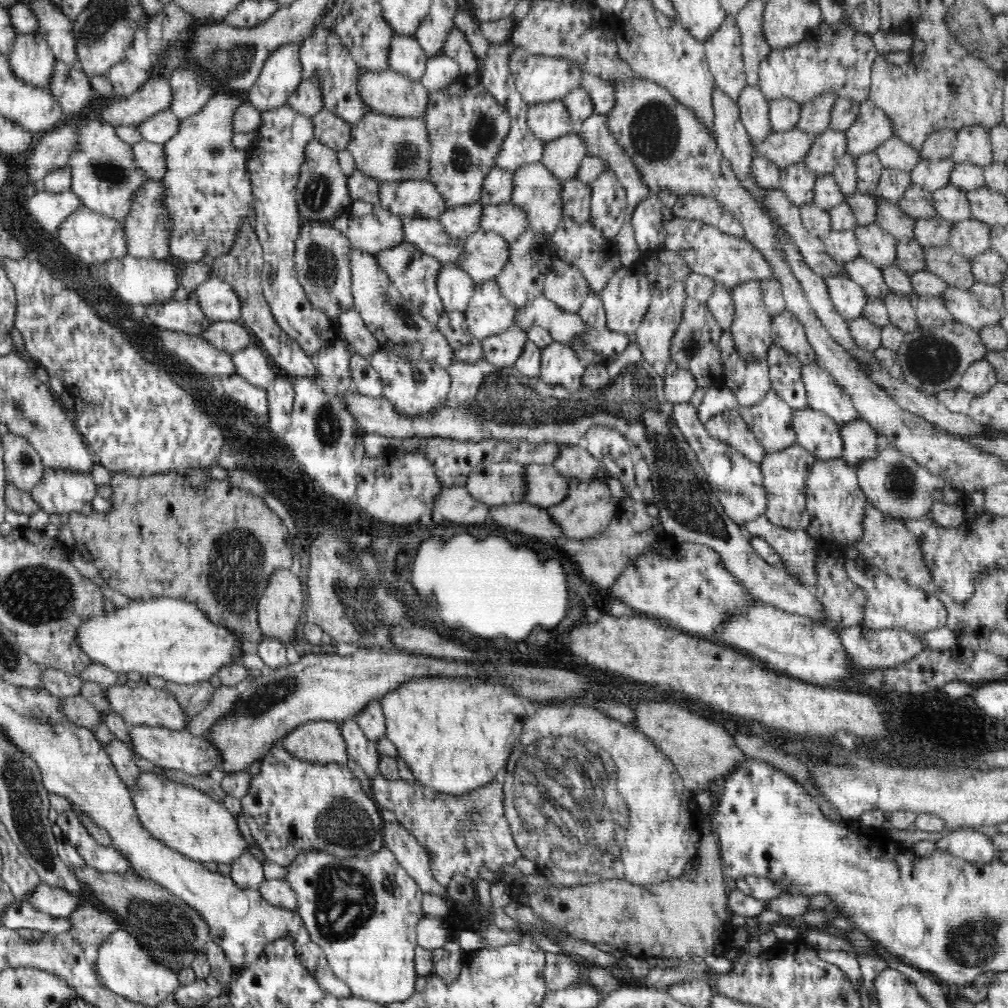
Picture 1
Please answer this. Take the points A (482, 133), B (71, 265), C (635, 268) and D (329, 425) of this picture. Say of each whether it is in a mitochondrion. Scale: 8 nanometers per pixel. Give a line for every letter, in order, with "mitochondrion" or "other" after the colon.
A: mitochondrion
B: other
C: other
D: mitochondrion

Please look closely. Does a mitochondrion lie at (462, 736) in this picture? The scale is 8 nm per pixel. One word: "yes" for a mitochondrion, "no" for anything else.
no

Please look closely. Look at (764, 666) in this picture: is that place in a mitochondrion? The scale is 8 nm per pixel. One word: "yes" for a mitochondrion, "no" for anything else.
no

